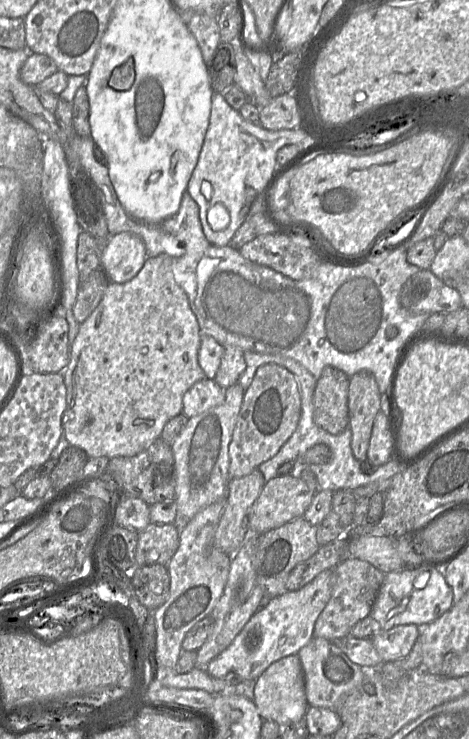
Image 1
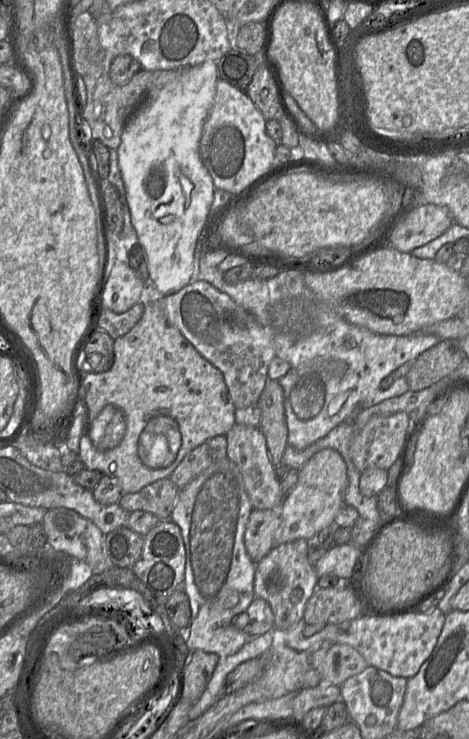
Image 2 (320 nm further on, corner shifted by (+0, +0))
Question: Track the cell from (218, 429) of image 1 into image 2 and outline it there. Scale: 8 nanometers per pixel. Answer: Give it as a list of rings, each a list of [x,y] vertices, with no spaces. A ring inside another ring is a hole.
[[[229,459],[212,464],[187,486],[179,490],[170,520],[180,528],[186,551],[183,590],[189,598],[191,620],[184,631],[186,632],[186,644],[191,652],[203,650],[218,656],[228,656],[236,653],[252,638],[243,630],[232,625],[232,619],[245,612],[255,598],[256,563],[251,560],[244,545],[244,532],[252,510],[242,475]]]

